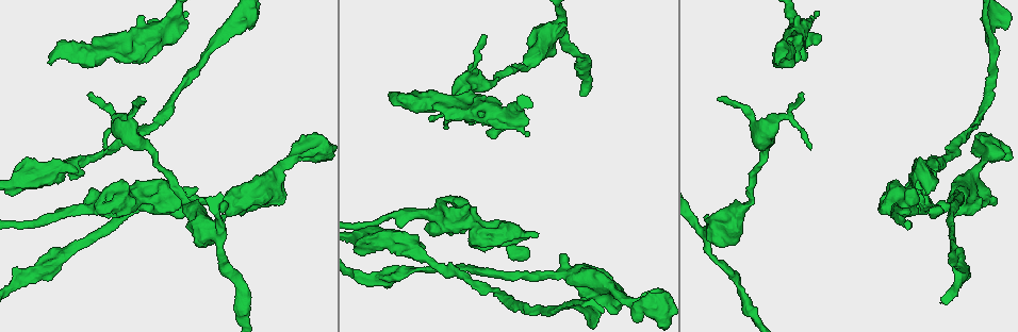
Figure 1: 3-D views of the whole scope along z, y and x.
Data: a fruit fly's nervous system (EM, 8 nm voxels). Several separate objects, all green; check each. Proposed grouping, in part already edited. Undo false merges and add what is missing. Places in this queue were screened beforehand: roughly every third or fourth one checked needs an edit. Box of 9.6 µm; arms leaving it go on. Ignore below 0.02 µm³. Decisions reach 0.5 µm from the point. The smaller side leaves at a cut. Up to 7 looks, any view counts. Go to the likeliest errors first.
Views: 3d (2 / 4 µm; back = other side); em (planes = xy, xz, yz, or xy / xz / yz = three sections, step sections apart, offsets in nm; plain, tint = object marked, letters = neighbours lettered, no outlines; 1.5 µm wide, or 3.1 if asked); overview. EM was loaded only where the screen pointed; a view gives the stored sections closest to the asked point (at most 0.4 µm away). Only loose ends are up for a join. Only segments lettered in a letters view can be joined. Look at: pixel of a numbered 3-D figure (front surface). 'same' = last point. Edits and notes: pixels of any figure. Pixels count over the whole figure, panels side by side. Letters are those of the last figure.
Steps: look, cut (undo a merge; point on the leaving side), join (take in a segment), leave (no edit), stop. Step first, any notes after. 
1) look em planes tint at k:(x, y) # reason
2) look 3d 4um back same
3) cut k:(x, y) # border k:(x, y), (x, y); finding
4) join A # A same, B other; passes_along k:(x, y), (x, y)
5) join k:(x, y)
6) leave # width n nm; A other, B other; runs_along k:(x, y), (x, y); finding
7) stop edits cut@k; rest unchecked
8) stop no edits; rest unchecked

look 3d 4um back at 1:(391, 97) # thick end

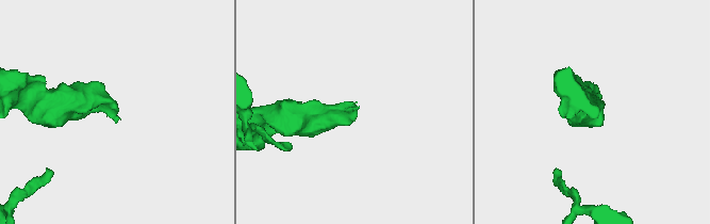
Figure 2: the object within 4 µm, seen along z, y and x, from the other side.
look em xy step 4 letters at 2:(118, 119)

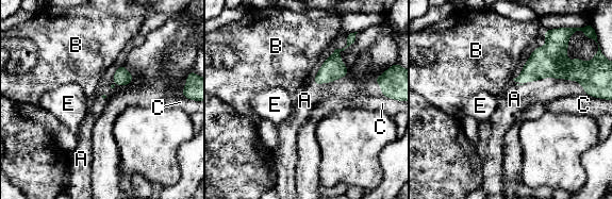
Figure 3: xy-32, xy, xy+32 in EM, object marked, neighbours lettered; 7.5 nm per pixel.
look em planes letters same

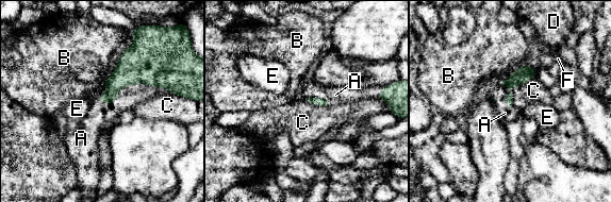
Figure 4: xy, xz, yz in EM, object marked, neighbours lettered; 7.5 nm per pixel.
join A # A same, B other, C other, D other, E other, F other; passes_along 4:(149, 61), (127, 85), (129, 96); the neuron continues

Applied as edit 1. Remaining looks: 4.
look overview # see it whole again

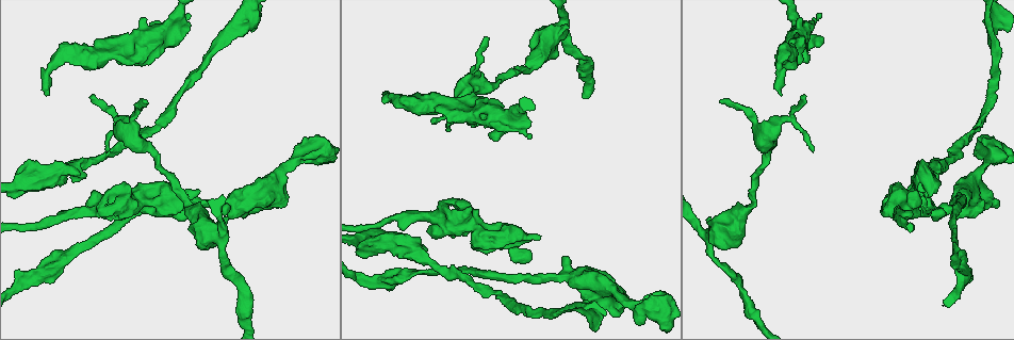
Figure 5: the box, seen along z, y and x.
look 3d 4um back at 5:(63, 182) # thick end

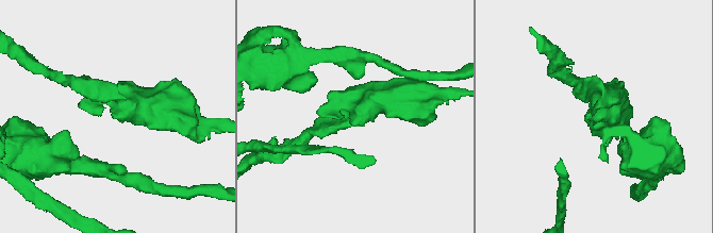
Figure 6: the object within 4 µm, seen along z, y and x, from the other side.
look em planes letters at 6:(353, 126)

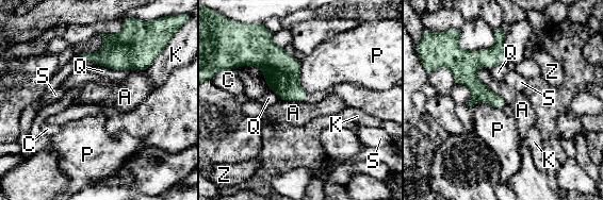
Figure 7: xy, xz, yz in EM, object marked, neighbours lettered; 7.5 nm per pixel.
leave # A other, C other, K other, P other, Q other, S other, Z other; runs_along 7:(500, 37), (473, 68), (471, 103); none of them fits

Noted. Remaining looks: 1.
stop edits join@4; rest unchecked

